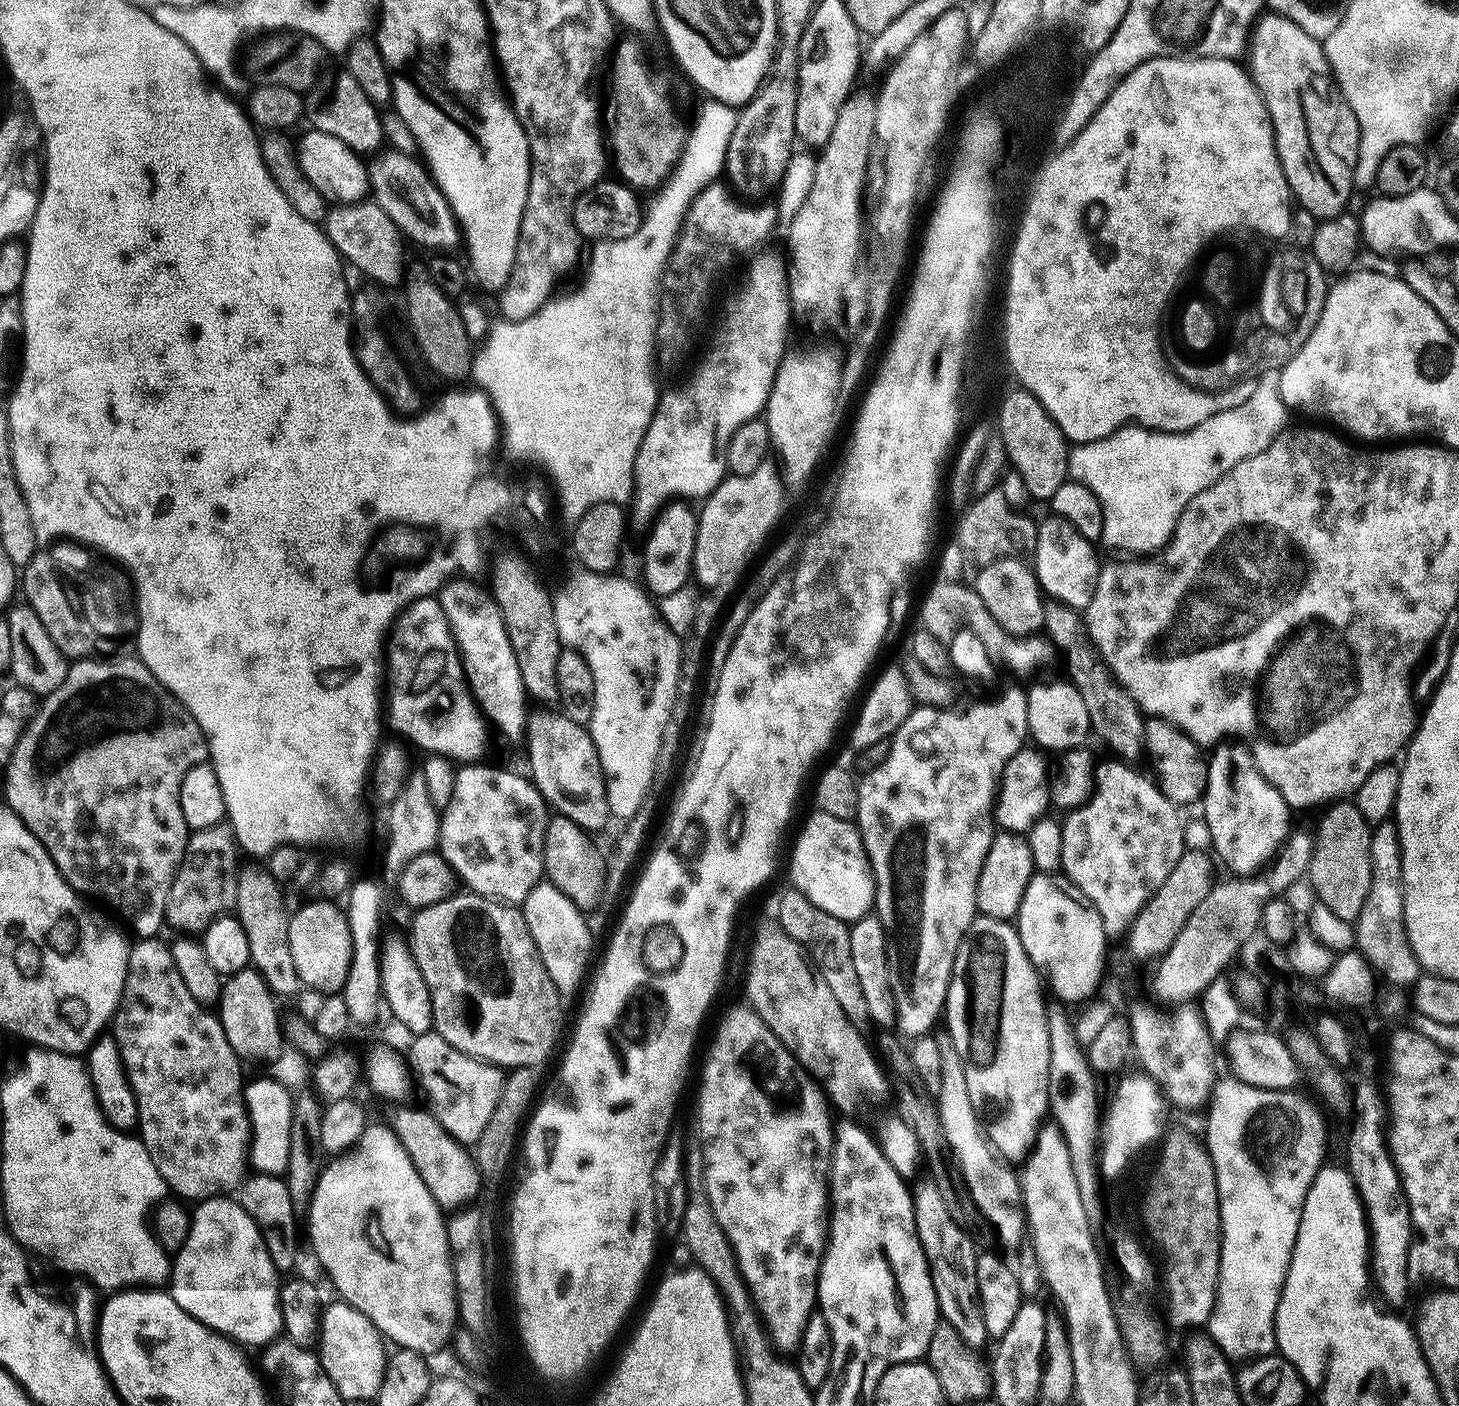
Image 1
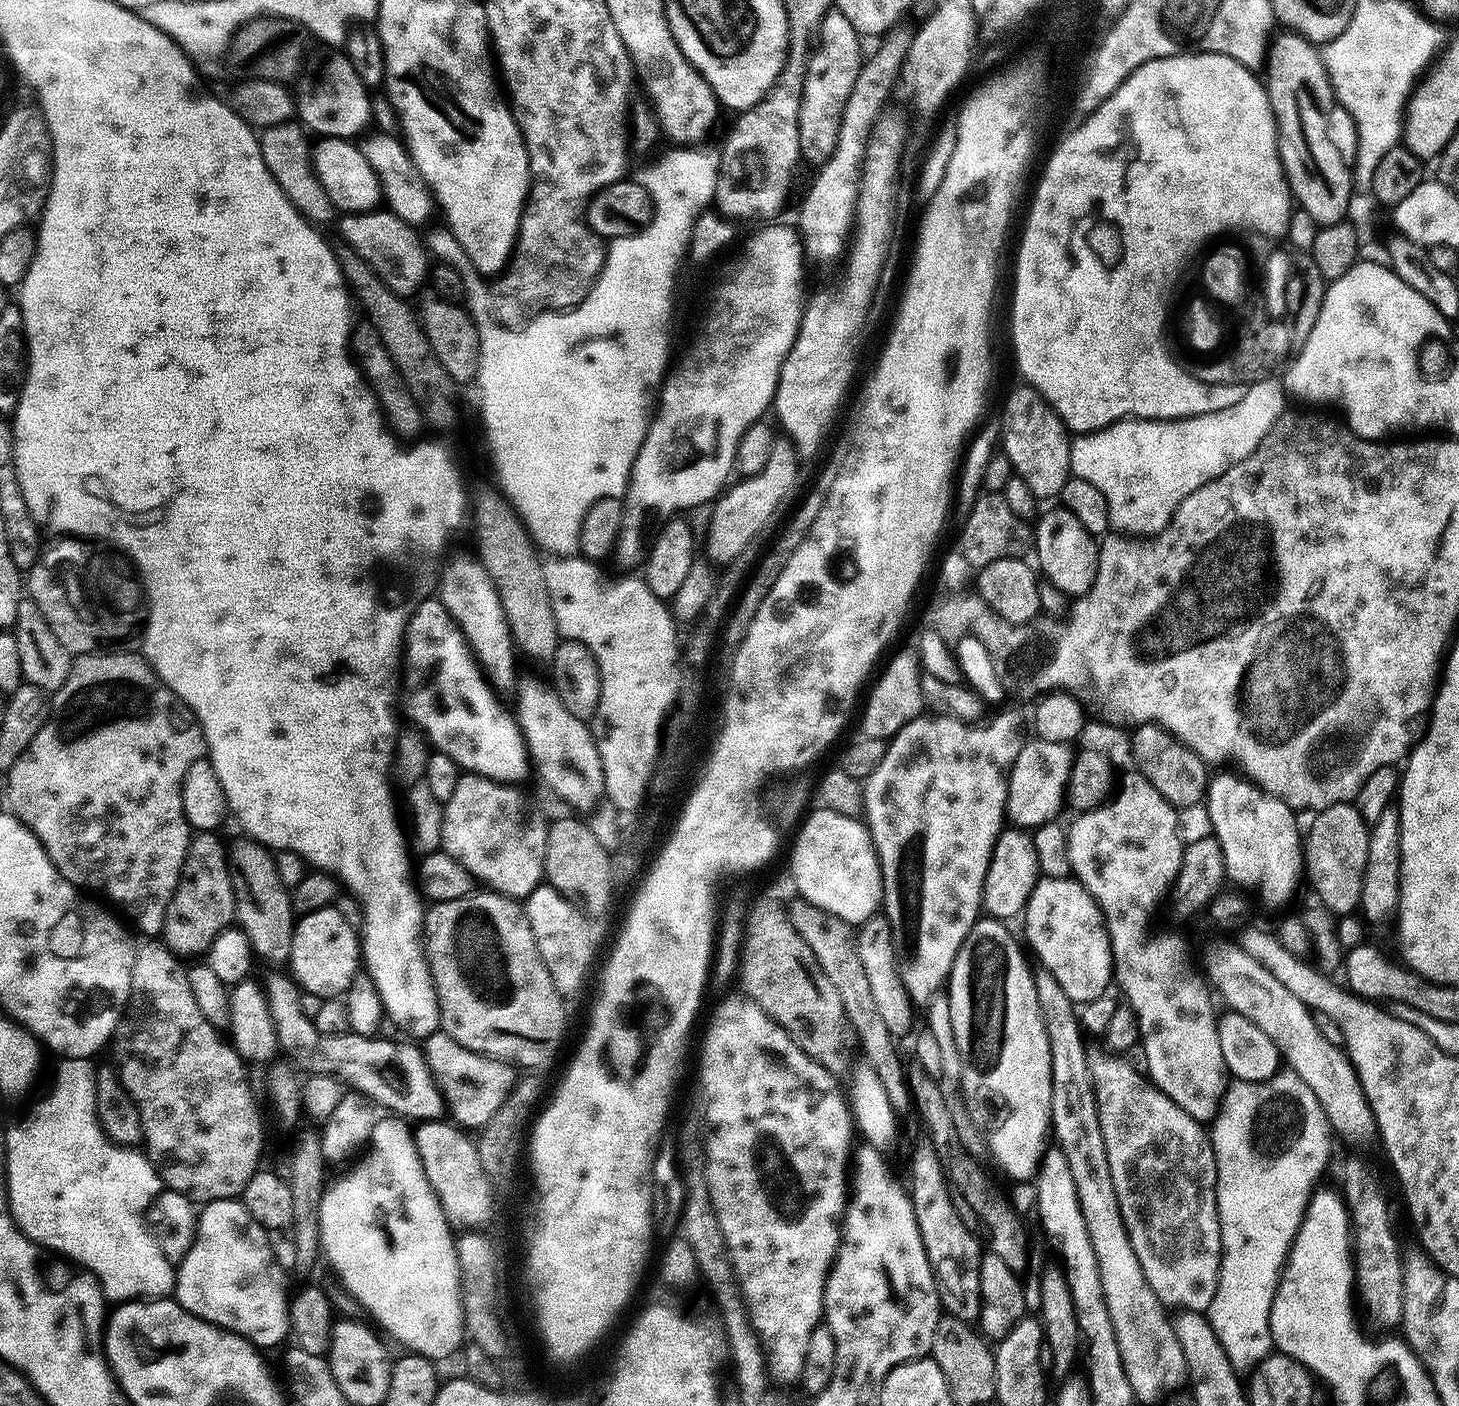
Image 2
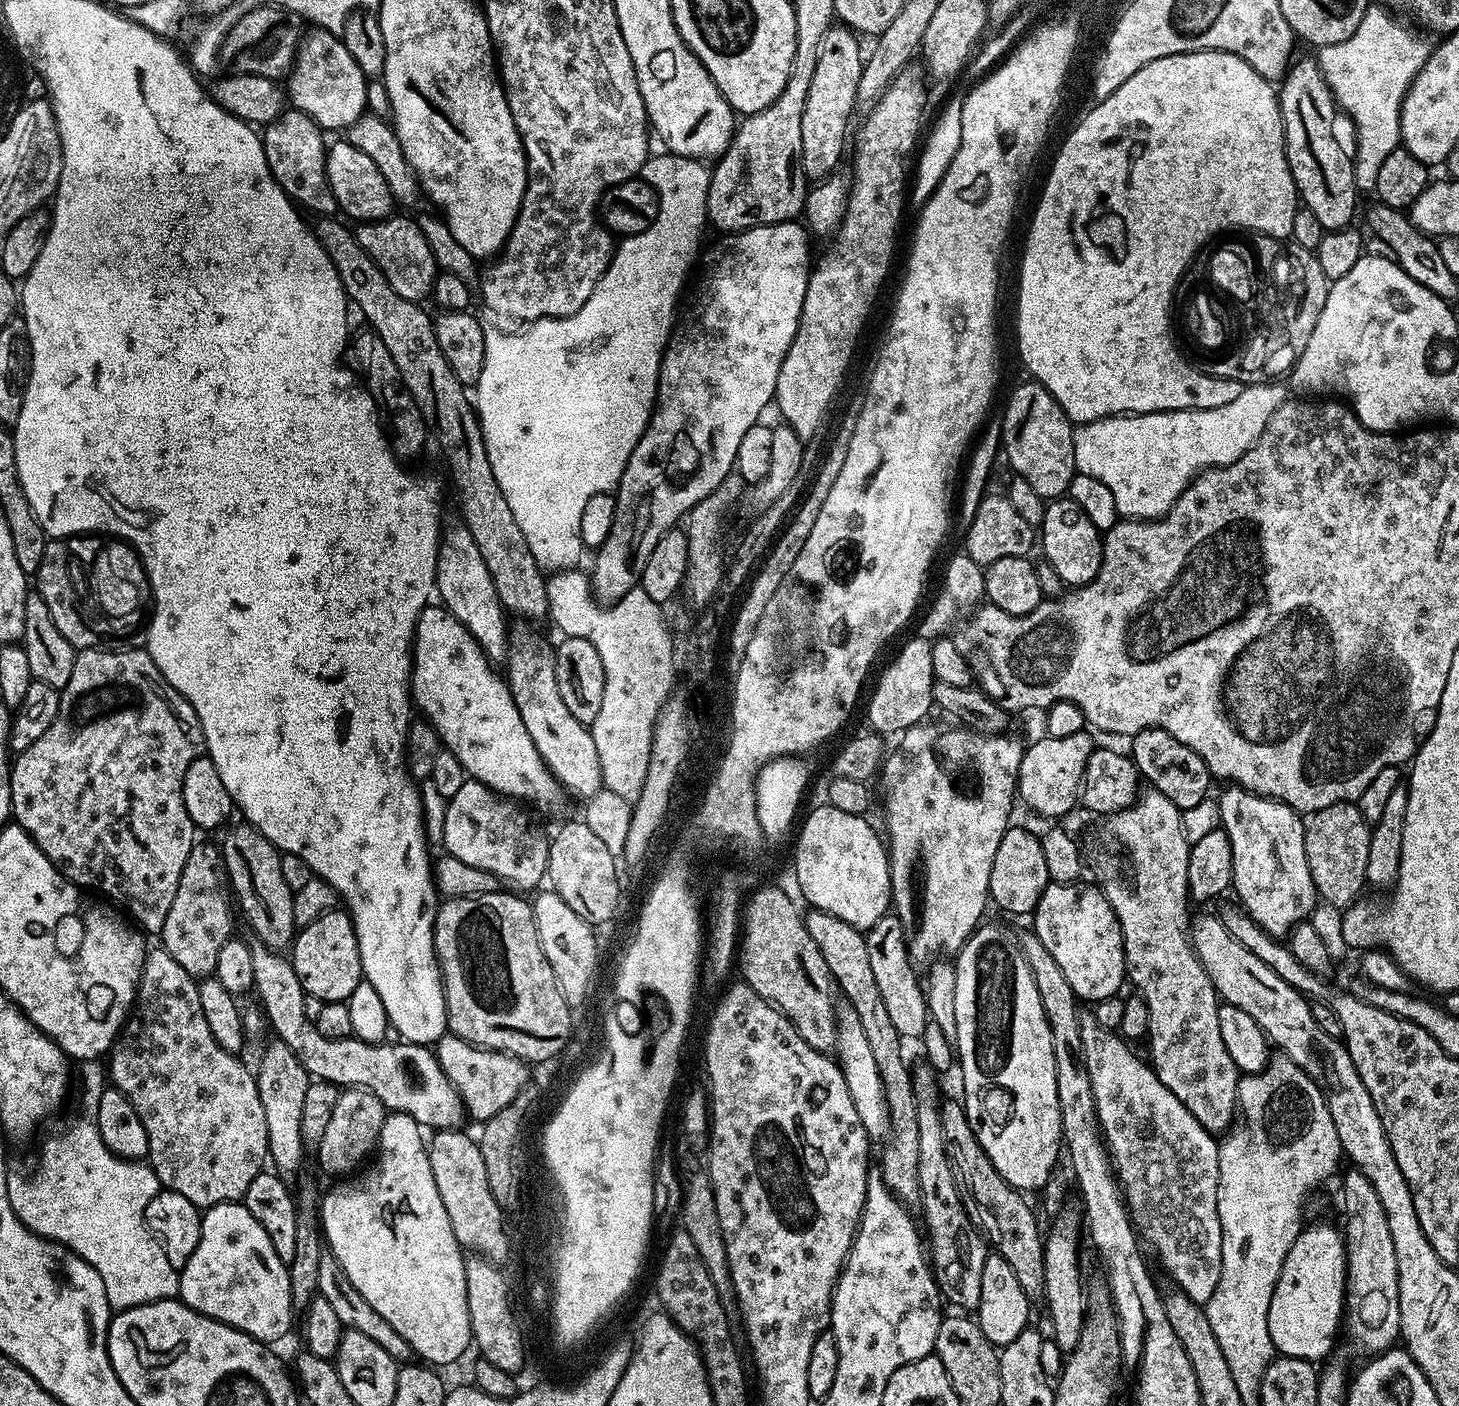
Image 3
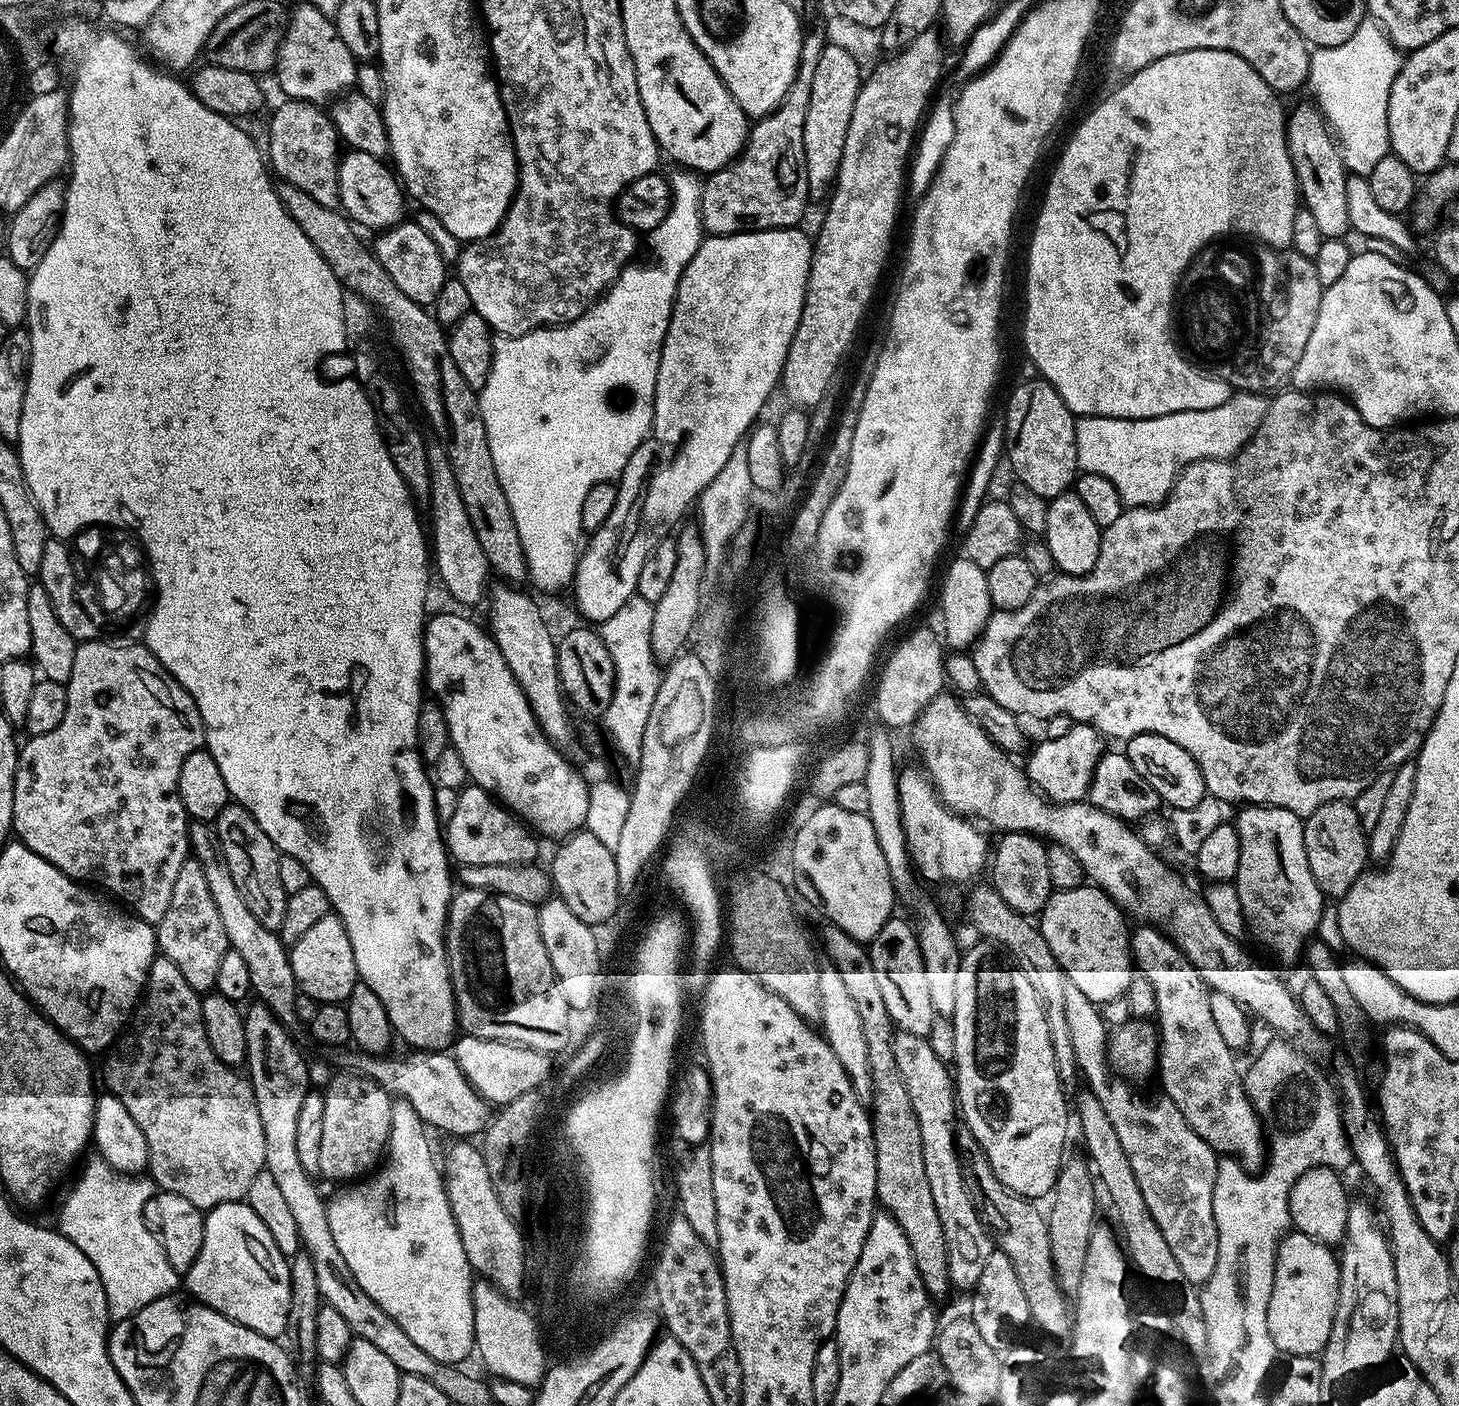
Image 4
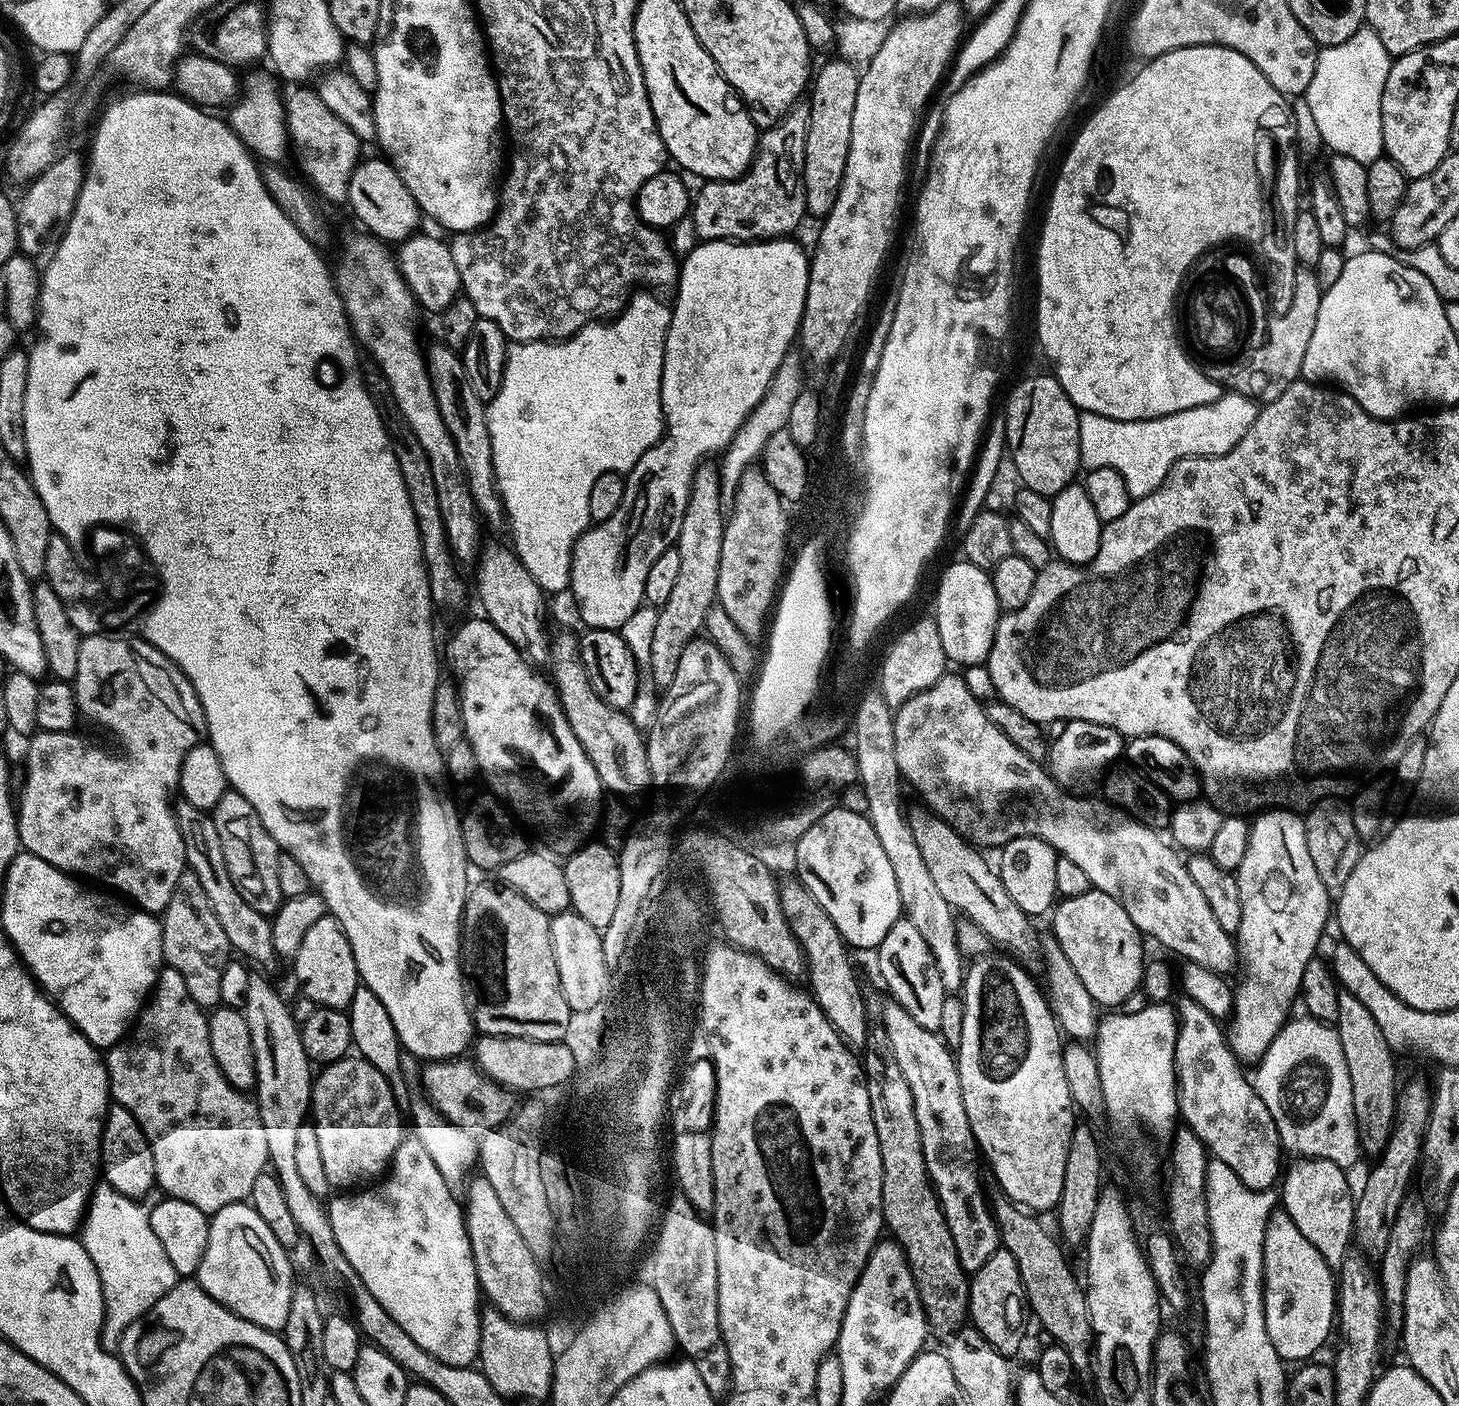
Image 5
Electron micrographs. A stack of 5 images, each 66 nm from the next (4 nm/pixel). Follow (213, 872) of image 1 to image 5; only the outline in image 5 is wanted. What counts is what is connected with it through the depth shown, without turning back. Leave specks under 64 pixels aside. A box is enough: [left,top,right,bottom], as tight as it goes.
[160,870,233,1010]

